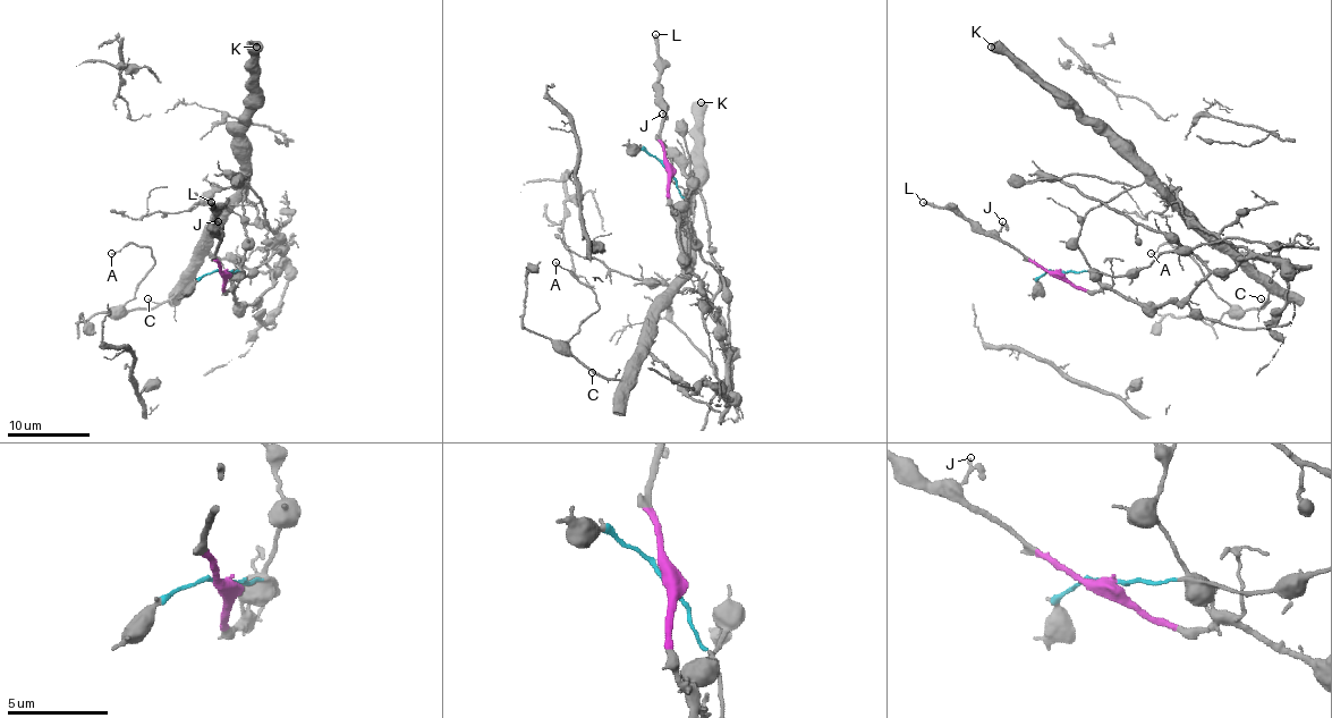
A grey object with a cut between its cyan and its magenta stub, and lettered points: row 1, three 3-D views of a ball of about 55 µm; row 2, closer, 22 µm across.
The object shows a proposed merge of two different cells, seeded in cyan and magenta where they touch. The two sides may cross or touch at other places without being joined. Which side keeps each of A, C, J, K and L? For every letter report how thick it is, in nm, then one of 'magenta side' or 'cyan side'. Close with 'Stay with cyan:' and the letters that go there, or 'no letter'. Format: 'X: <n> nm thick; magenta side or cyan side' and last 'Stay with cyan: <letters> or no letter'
A: 120 nm thick; cyan side
C: 80 nm thick; cyan side
J: 120 nm thick; magenta side
K: 700 nm thick; cyan side
L: 280 nm thick; magenta side
Stay with cyan: A, C, K

